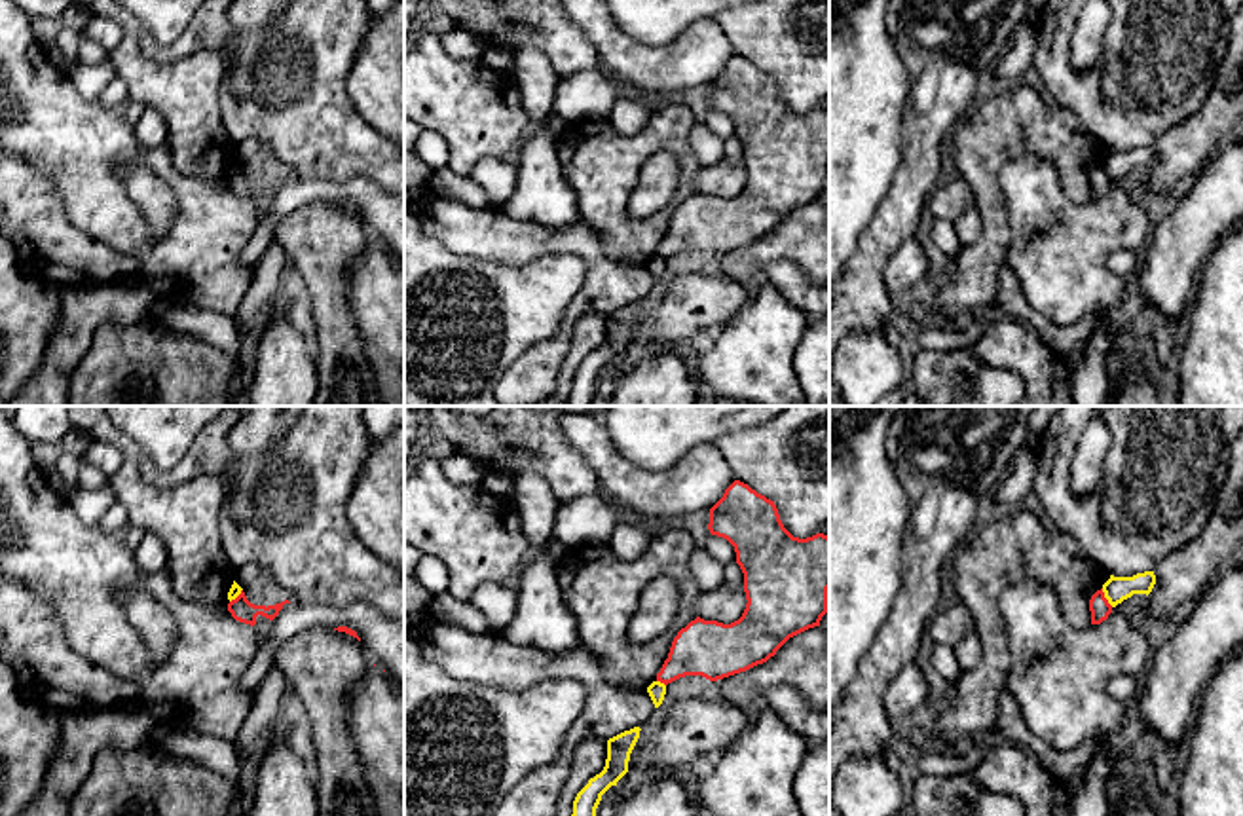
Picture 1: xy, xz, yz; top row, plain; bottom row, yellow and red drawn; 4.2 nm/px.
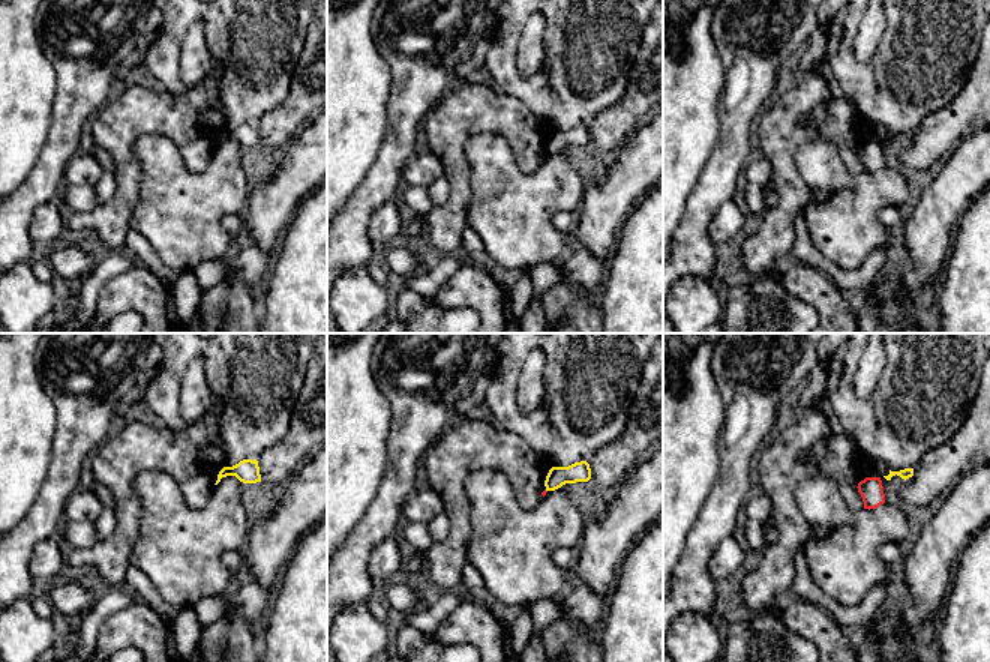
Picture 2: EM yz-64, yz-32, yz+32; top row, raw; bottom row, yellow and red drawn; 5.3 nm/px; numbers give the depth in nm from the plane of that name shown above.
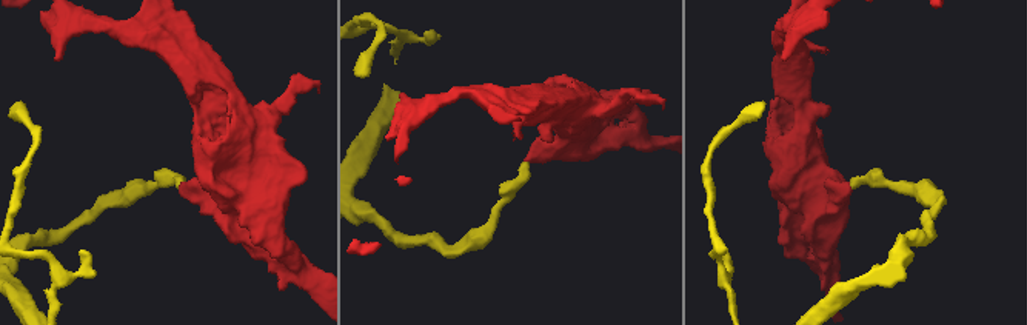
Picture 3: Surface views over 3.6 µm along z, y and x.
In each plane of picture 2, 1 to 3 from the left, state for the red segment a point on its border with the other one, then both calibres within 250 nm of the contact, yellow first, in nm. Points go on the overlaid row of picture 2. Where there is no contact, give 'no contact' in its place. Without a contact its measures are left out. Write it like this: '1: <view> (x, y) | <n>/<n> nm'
1: no contact
2: no contact
3: no contact

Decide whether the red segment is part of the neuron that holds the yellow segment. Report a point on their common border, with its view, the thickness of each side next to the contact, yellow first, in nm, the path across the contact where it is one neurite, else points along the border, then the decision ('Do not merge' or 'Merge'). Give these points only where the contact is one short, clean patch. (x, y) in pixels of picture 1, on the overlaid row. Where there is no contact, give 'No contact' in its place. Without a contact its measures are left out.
Touches yellow at yz (1105, 596). Thickness 110 nm (yellow) against 90 nm. Boundary: yz (1101, 589), (1113, 606). Do not merge

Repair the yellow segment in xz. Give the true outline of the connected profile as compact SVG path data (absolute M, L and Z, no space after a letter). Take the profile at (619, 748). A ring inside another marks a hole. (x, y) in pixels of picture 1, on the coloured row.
M634 727L607 740L605 767L577 793L571 816L596 816L602 795L628 772L630 753L640 731L640 727Z

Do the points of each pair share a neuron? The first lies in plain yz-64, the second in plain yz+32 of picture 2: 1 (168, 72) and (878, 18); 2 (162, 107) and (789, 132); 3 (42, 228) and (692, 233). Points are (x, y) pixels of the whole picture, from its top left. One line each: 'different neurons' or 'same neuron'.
1: different neurons
2: same neuron
3: different neurons

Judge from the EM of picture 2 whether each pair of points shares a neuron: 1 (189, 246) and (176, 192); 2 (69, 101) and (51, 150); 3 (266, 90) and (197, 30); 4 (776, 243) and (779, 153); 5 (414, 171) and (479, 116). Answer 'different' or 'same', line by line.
1: same
2: same
3: different
4: same
5: different

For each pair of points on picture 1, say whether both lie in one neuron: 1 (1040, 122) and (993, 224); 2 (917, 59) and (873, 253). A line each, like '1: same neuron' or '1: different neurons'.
1: same neuron
2: same neuron

